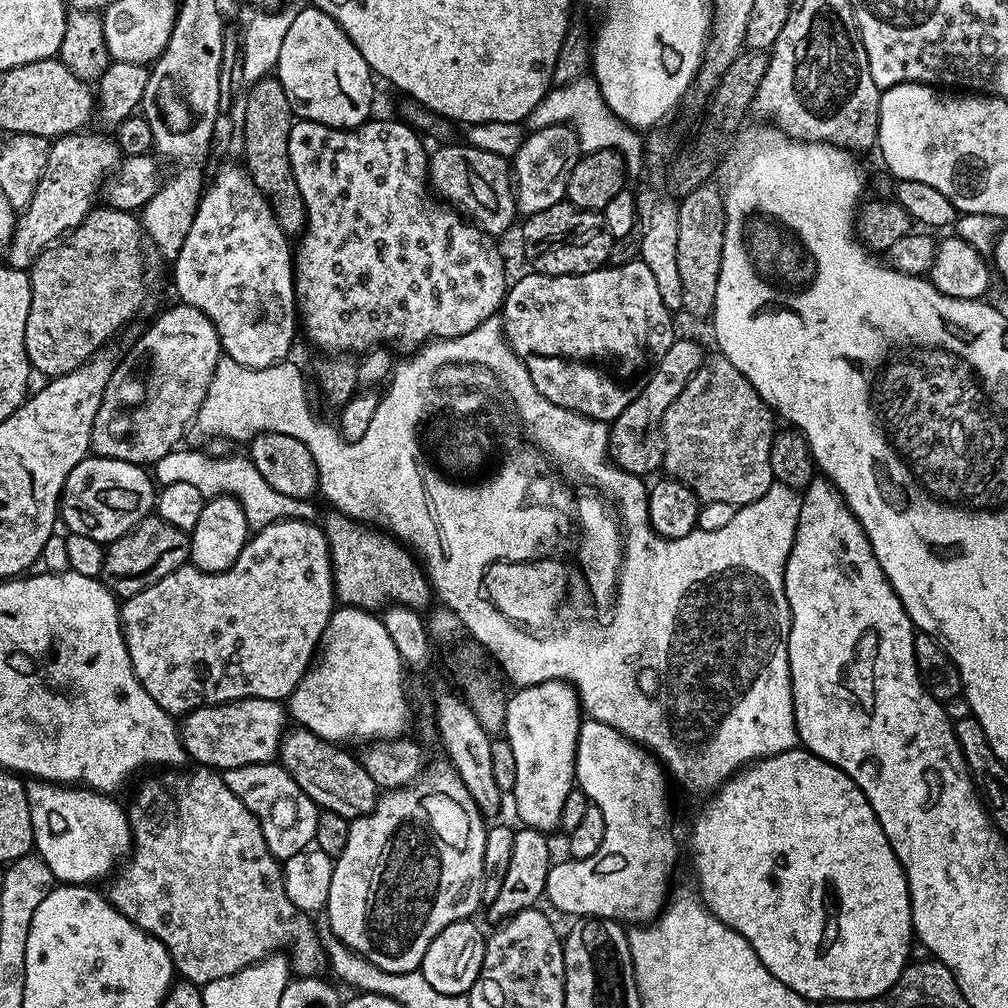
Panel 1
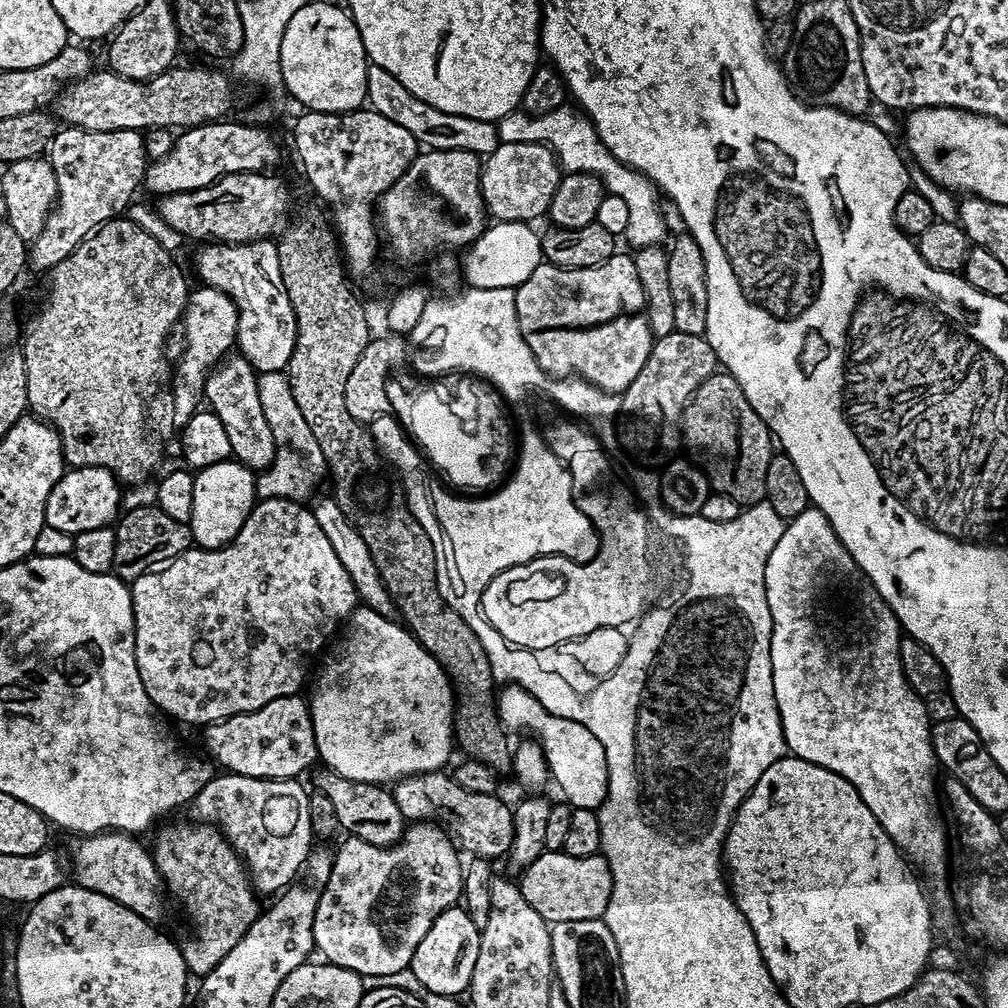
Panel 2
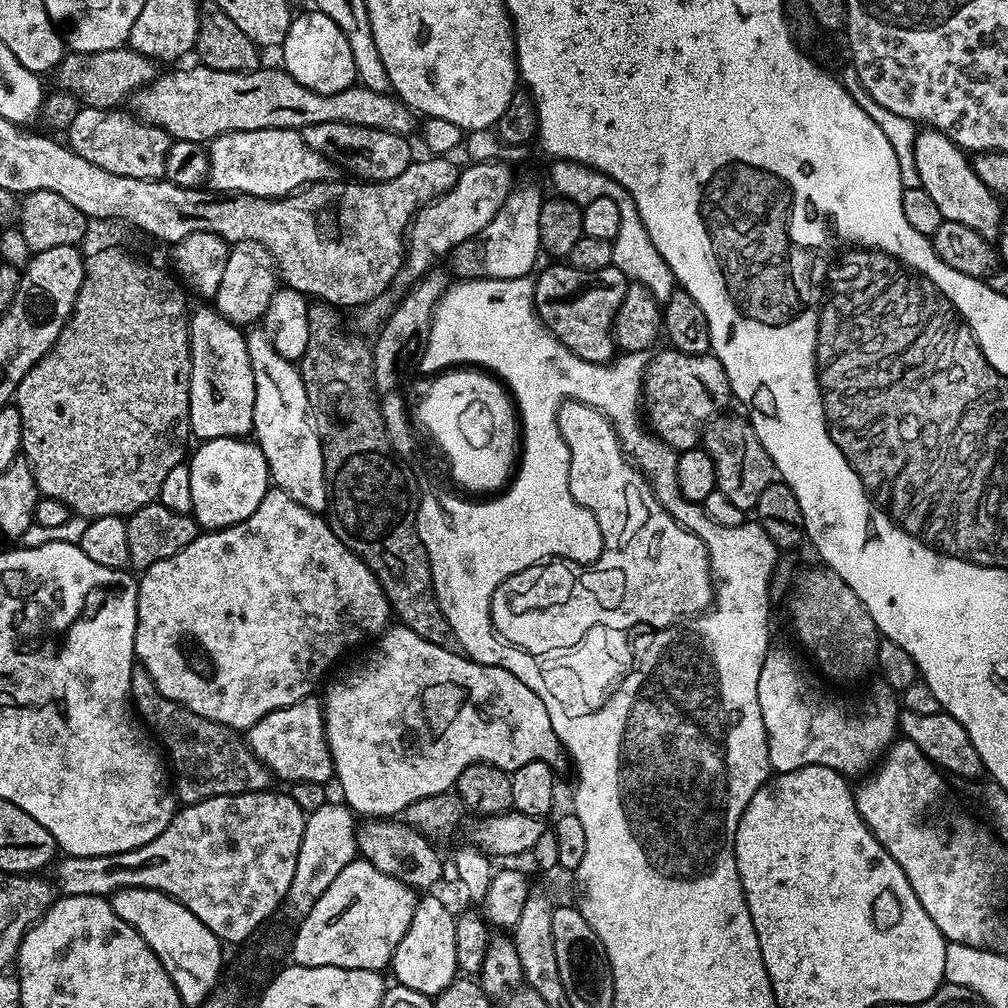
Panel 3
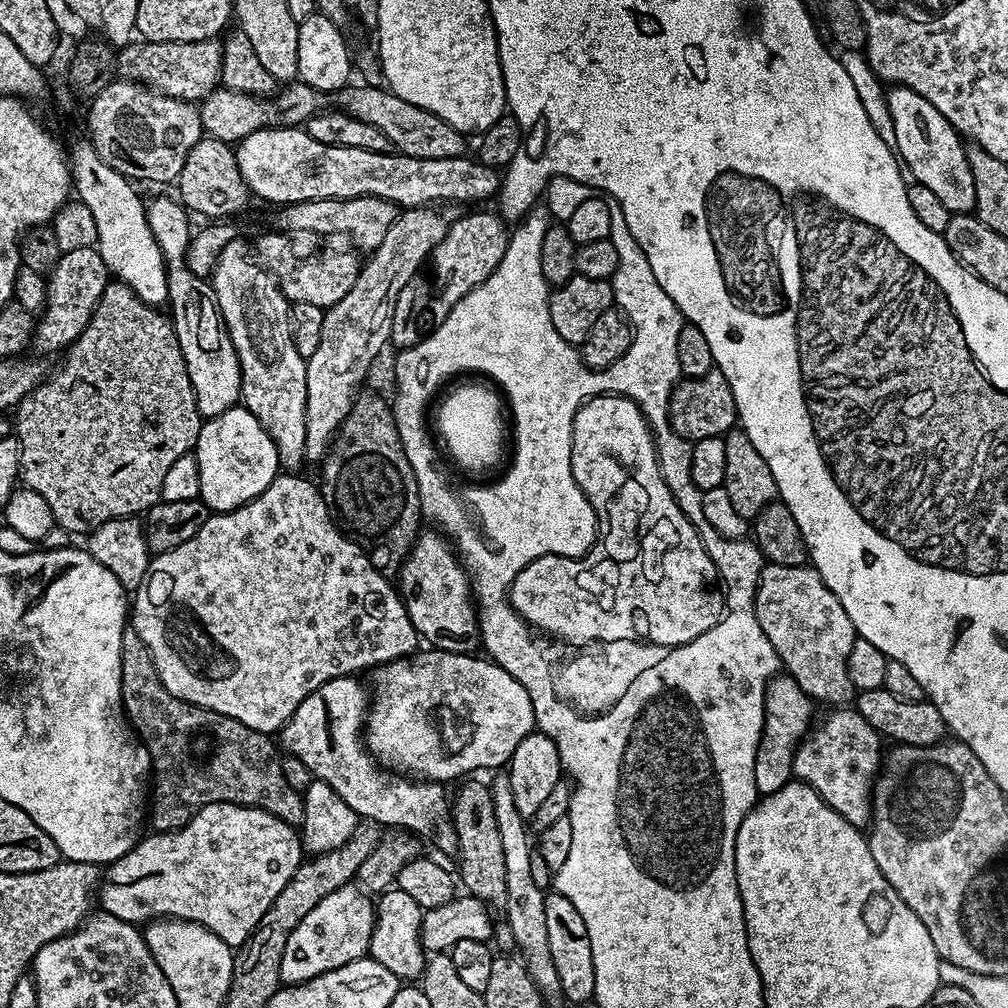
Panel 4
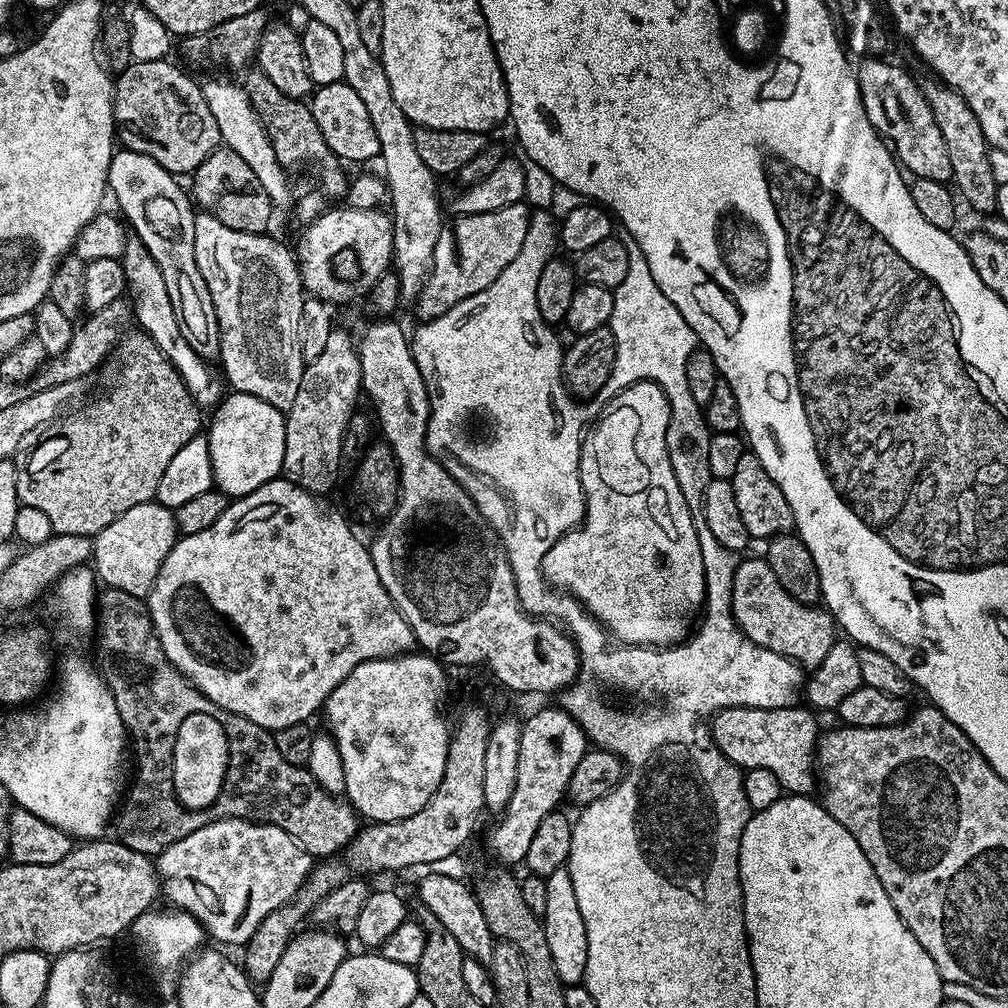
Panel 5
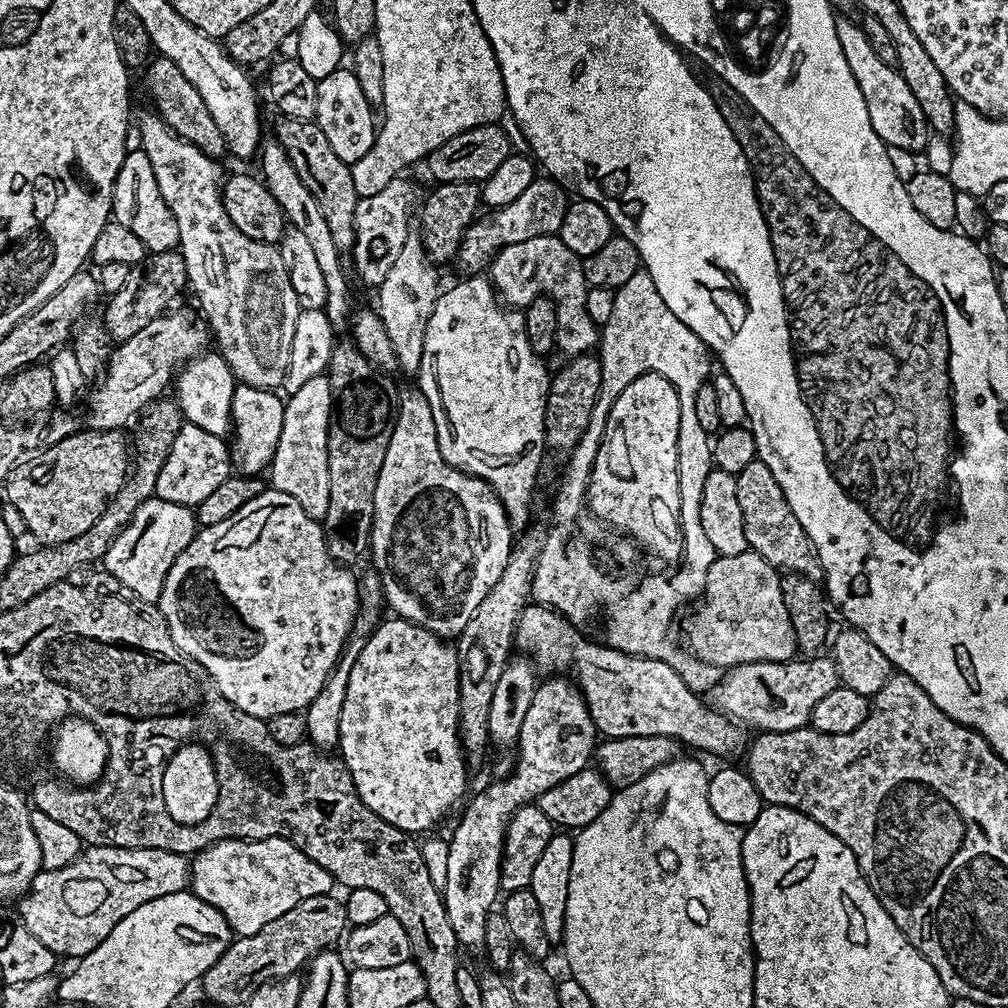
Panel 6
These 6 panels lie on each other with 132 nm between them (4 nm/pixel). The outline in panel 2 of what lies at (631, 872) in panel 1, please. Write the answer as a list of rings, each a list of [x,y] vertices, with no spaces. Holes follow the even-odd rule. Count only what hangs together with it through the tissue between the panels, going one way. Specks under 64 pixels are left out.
[[[516,684],[501,687],[495,701],[496,711],[500,713],[500,722],[509,733],[533,732],[544,757],[548,762],[551,779],[556,780],[565,801],[573,808],[599,809],[608,793],[608,767],[606,766],[606,750],[602,750],[602,742],[582,726],[582,722],[574,722],[571,717],[562,718],[550,714],[530,695],[525,688]],[[549,852],[538,857],[519,873],[518,883],[522,898],[542,916],[549,925],[558,922],[601,919],[610,902],[612,875],[603,855],[574,858],[565,852]]]

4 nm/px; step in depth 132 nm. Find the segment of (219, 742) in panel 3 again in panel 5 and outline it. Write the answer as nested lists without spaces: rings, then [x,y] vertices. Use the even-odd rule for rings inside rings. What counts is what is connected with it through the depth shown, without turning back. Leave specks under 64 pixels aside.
[[[105,587],[103,589],[102,595],[99,597],[99,600],[98,600],[98,633],[99,632],[100,632],[100,664],[98,663],[98,668],[104,677],[104,681],[106,681],[108,684],[108,689],[110,689],[111,692],[114,694],[114,702],[118,706],[118,714],[122,714],[122,722],[124,723],[124,727],[127,728],[127,730],[128,730],[128,734],[129,734],[131,743],[134,745],[134,752],[135,752],[135,748],[136,748],[137,754],[140,755],[140,776],[142,779],[144,779],[144,781],[142,781],[141,784],[136,784],[133,786],[132,793],[130,793],[129,796],[127,793],[127,795],[125,795],[123,797],[122,803],[119,805],[118,811],[115,813],[115,816],[114,816],[114,828],[115,828],[115,824],[116,824],[116,832],[114,832],[115,839],[119,840],[121,844],[125,844],[126,847],[129,848],[130,850],[134,850],[135,852],[141,852],[141,854],[143,856],[147,856],[149,858],[156,858],[156,857],[159,857],[160,853],[167,850],[170,846],[174,846],[174,842],[178,842],[182,838],[186,838],[186,834],[194,834],[194,830],[198,830],[202,826],[206,826],[212,820],[229,820],[230,818],[238,818],[239,820],[251,820],[253,824],[269,824],[270,826],[278,826],[278,830],[286,830],[286,834],[290,834],[290,838],[292,839],[292,841],[295,842],[295,844],[297,844],[303,850],[303,852],[308,853],[308,855],[313,858],[332,858],[332,857],[335,857],[337,854],[343,853],[344,849],[347,848],[349,842],[351,840],[353,840],[353,838],[356,836],[356,833],[358,831],[358,823],[356,824],[356,820],[358,821],[358,813],[357,813],[356,809],[353,808],[352,805],[348,803],[347,799],[341,798],[339,796],[332,796],[326,790],[322,790],[322,786],[318,786],[318,782],[315,780],[315,778],[313,778],[313,776],[311,774],[309,774],[307,767],[299,768],[298,766],[294,766],[290,762],[286,762],[286,758],[282,758],[282,754],[278,754],[278,746],[276,745],[275,735],[273,735],[273,733],[269,732],[267,728],[258,726],[254,722],[250,722],[249,720],[247,720],[246,718],[242,718],[238,714],[234,714],[233,712],[228,712],[225,708],[217,708],[216,704],[214,702],[210,702],[210,698],[206,698],[203,694],[201,694],[200,691],[197,690],[197,688],[194,685],[192,685],[192,683],[190,683],[180,673],[180,671],[178,671],[178,669],[170,662],[170,658],[166,658],[166,654],[164,653],[164,651],[162,650],[162,646],[160,645],[160,639],[158,637],[156,637],[156,631],[154,630],[154,626],[152,625],[152,619],[150,618],[150,614],[148,613],[148,605],[147,605],[147,603],[145,603],[145,601],[143,599],[141,599],[141,597],[131,596],[130,594],[126,594],[126,590],[118,590],[117,588]],[[212,713],[215,713],[218,722],[220,722],[222,724],[222,728],[226,732],[226,740],[227,740],[227,742],[229,742],[228,769],[225,772],[225,780],[222,782],[221,793],[218,794],[217,800],[214,801],[214,803],[212,803],[211,805],[209,805],[208,808],[198,809],[196,811],[188,811],[188,809],[184,808],[183,805],[181,805],[179,803],[179,801],[177,801],[175,798],[173,798],[171,795],[168,795],[168,794],[167,794],[167,796],[162,797],[160,800],[159,794],[156,792],[162,791],[164,786],[166,788],[166,784],[165,784],[165,781],[164,781],[164,784],[160,780],[152,781],[152,779],[154,779],[156,776],[156,748],[162,747],[164,743],[165,743],[165,745],[167,745],[169,742],[172,742],[174,740],[175,735],[178,734],[179,724],[182,722],[182,720],[184,718],[186,718],[187,715],[212,714]]]

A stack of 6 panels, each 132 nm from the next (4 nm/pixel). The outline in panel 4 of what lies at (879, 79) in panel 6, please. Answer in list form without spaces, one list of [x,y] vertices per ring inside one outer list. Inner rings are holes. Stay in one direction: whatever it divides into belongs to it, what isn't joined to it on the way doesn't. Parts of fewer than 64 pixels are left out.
[[[892,86],[887,89],[888,91],[888,116],[892,119],[892,136],[896,139],[896,148],[895,151],[898,153],[900,151],[900,156],[904,159],[903,167],[907,169],[909,168],[912,171],[911,179],[915,181],[915,183],[921,184],[922,186],[926,186],[932,193],[938,197],[942,206],[946,206],[946,210],[953,214],[968,214],[973,211],[976,207],[976,199],[974,198],[974,174],[970,174],[970,162],[968,161],[968,153],[966,151],[965,141],[962,139],[959,132],[956,131],[954,125],[948,121],[945,116],[942,114],[938,114],[938,110],[934,106],[930,106],[930,102],[926,102],[926,98],[922,98],[922,94],[914,94],[914,90],[910,90],[909,88],[902,88],[899,86]]]

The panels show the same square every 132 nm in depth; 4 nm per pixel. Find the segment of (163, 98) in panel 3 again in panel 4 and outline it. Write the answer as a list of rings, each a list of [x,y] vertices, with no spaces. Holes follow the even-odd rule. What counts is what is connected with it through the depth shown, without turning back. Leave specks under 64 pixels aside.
[[[303,82],[285,83],[279,91],[267,98],[242,94],[221,86],[202,101],[199,110],[207,135],[216,140],[239,142],[263,128],[294,128],[307,125],[311,116],[319,116],[325,111],[324,100],[325,93],[314,90]],[[361,83],[360,88],[345,86],[335,93],[335,107],[347,116],[358,118],[386,134],[389,145],[401,156],[413,156],[414,158],[458,158],[465,155],[465,133],[459,128],[450,126],[442,118],[438,118],[436,112],[422,110],[420,104],[406,102],[404,96],[399,96],[394,90],[387,87],[372,87]]]

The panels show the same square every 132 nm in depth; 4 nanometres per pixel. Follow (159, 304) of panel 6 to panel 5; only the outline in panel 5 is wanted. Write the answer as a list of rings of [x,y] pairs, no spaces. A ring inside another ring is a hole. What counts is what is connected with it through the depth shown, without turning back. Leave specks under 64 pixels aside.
[[[121,298],[110,302],[110,306],[102,306],[102,310],[91,313],[84,325],[77,327],[70,338],[70,346],[66,348],[63,356],[54,356],[44,361],[44,365],[37,370],[30,384],[35,391],[41,392],[50,386],[62,386],[66,382],[84,380],[116,351],[116,345],[124,335],[133,327],[133,305],[127,299]]]

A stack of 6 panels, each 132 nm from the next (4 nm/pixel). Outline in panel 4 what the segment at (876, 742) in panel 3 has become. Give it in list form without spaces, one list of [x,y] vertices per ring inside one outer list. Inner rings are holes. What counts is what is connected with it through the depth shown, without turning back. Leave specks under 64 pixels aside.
[[[787,674],[772,677],[764,692],[764,734],[760,737],[760,749],[756,755],[756,791],[761,797],[782,790],[793,779],[792,759],[800,741],[808,735],[814,702]]]

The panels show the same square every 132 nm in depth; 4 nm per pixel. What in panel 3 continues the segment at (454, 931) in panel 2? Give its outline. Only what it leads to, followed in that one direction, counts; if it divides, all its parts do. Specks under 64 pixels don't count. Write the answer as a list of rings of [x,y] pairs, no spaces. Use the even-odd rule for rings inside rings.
[[[424,894],[416,901],[414,916],[410,926],[392,955],[390,972],[396,975],[395,983],[402,988],[409,988],[429,998],[439,996],[446,986],[457,979],[457,952],[454,950],[454,926],[456,916],[436,894]]]

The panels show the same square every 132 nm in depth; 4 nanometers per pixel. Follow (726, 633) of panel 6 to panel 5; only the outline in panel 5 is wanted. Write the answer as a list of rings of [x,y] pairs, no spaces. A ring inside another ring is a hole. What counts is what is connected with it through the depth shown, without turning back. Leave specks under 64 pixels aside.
[[[764,558],[741,559],[736,568],[732,583],[732,617],[747,640],[788,656],[808,670],[820,665],[822,658],[830,654],[830,646],[838,639],[838,625],[831,612],[820,606],[798,602],[784,589],[782,582],[774,578],[774,570],[770,570]]]

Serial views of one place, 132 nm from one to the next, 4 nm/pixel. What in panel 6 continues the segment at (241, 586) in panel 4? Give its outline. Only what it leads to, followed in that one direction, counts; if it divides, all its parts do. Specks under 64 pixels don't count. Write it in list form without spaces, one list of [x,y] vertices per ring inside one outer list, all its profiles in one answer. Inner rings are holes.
[[[265,490],[258,494],[251,502],[246,502],[238,514],[230,514],[226,522],[217,522],[215,526],[200,528],[196,537],[178,554],[174,566],[170,566],[170,574],[166,574],[164,589],[158,601],[160,613],[166,618],[170,638],[174,638],[174,646],[182,650],[194,662],[198,662],[210,674],[210,678],[222,690],[224,697],[238,710],[246,710],[254,718],[267,722],[274,718],[274,714],[290,714],[291,712],[304,712],[318,698],[318,690],[326,686],[326,678],[336,669],[336,663],[344,652],[344,644],[352,635],[360,614],[360,585],[357,577],[352,577],[347,567],[336,563],[334,557],[328,552],[326,536],[321,521],[310,518],[302,506],[298,506],[295,498],[290,494],[282,494],[275,490]]]

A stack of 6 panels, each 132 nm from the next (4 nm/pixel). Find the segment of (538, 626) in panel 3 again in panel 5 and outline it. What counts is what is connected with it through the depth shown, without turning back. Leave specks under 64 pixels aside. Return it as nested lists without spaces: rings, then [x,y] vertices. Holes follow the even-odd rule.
[[[639,380],[615,393],[603,407],[580,446],[580,481],[585,494],[582,526],[573,528],[546,550],[540,571],[553,588],[579,600],[611,635],[613,632],[620,639],[617,641],[628,646],[679,644],[689,635],[692,615],[701,611],[706,593],[693,512],[686,506],[670,466],[670,402],[654,381]]]

